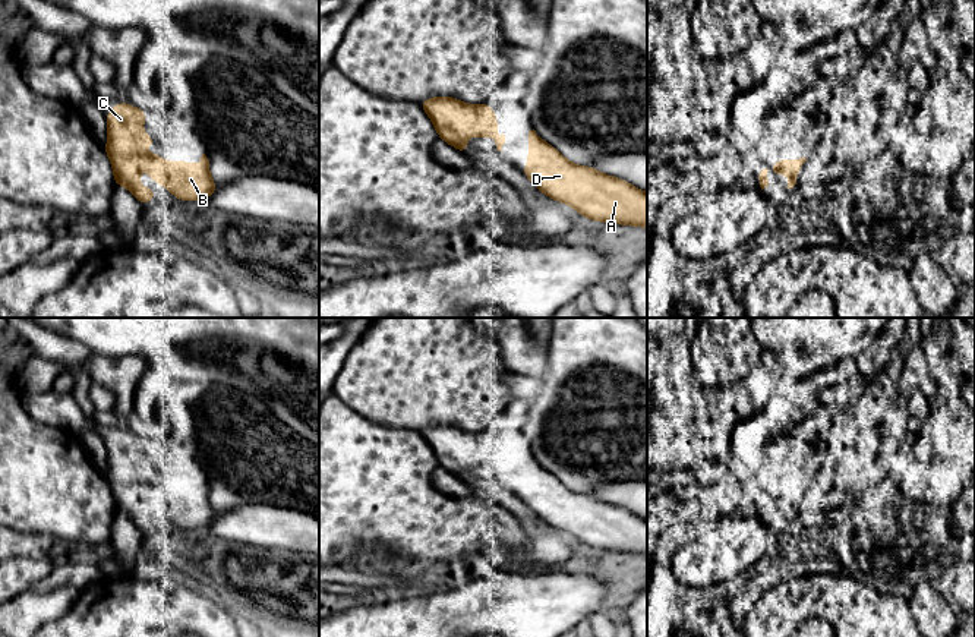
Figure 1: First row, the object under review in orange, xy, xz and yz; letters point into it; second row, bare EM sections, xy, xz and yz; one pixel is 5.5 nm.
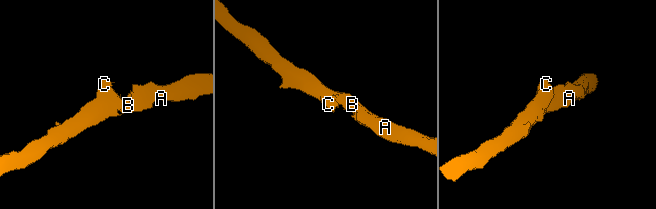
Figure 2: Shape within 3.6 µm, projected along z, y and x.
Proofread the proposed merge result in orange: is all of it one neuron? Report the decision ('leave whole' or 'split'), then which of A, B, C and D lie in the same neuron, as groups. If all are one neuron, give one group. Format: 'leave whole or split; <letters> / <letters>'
leave whole; A B C D

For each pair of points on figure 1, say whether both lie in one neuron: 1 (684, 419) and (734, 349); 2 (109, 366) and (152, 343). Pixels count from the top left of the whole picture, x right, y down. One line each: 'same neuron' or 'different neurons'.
1: different neurons
2: different neurons

